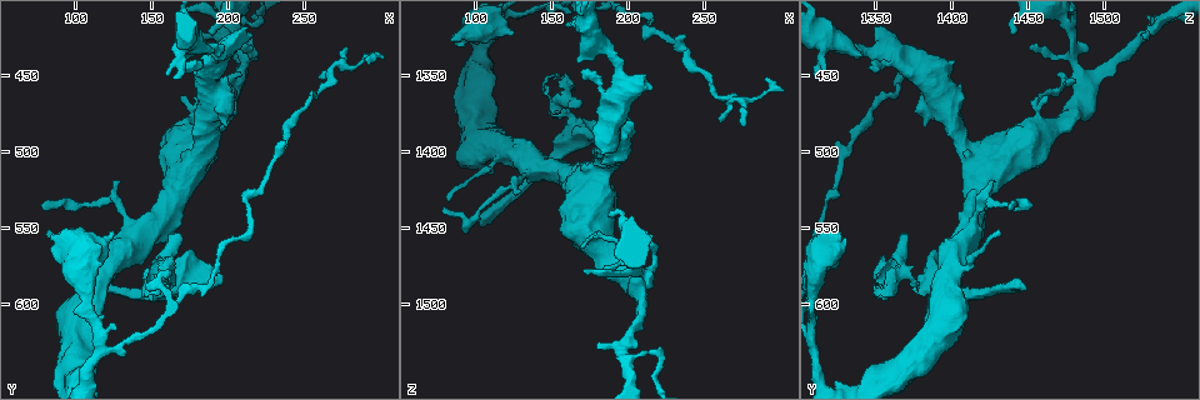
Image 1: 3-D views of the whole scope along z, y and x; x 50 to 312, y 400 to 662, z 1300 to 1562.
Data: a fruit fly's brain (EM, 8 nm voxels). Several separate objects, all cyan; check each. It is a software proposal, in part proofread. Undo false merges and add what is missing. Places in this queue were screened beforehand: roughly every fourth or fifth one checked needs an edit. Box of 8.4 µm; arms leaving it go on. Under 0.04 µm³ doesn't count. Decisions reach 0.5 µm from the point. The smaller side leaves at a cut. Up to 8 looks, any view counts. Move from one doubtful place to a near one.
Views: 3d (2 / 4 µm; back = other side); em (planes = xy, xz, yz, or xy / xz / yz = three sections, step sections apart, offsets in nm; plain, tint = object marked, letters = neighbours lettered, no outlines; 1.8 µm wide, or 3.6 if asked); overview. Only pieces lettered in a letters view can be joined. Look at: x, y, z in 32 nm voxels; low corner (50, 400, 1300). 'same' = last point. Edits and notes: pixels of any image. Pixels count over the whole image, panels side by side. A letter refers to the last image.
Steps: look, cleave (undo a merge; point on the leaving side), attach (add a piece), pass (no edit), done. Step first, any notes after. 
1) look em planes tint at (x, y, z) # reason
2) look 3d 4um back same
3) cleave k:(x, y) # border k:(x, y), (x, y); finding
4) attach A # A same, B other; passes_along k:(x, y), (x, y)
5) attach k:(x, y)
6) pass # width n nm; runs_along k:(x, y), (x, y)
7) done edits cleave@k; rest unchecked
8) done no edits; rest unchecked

look 3d 2um at (104, 588, 1448) # end of a long branch

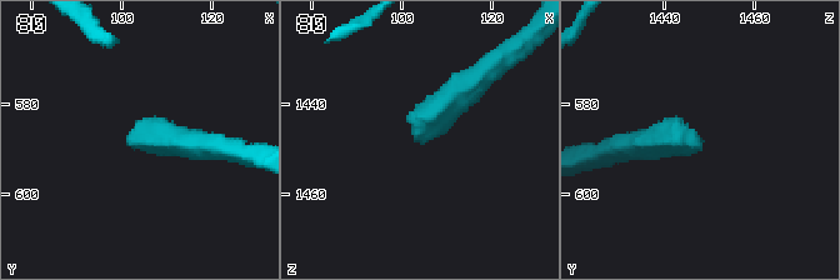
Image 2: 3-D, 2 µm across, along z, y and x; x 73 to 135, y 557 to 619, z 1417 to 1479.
look em 3.6um planes tint at (104, 589, 1448)

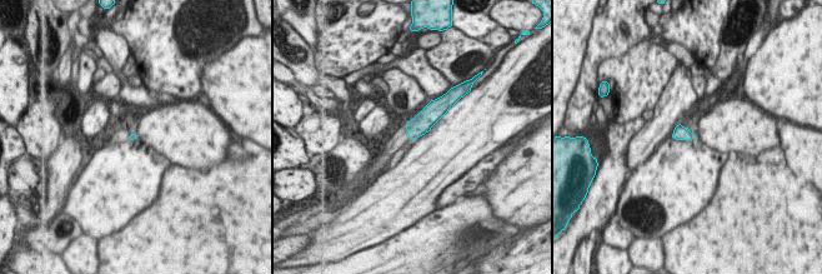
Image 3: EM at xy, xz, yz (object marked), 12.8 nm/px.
look em 3.6um planes letters same # what lies round it

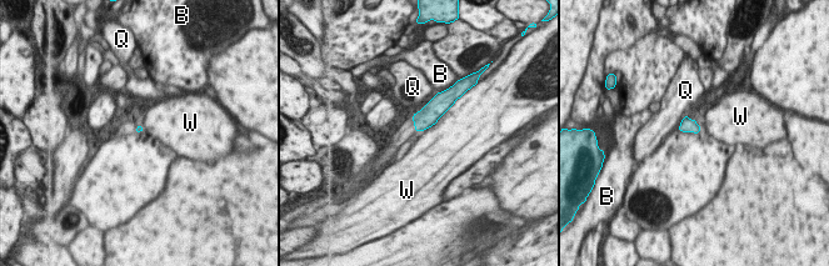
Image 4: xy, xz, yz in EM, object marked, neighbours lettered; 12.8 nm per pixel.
pass # B other, Q other, W other; border 4:(453, 104), (434, 124), (423, 130); no lettered piece goes on from it

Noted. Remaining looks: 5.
look 3d 4um at (238, 492, 1334) # narrows sharply

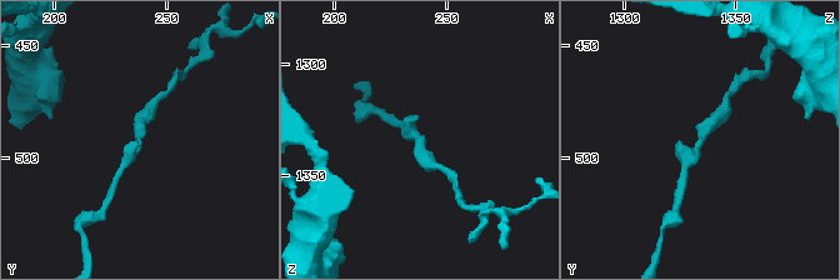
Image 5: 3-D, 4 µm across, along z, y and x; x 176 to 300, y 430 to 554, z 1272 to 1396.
look em planes tint at (237, 491, 1335) # need the tissue

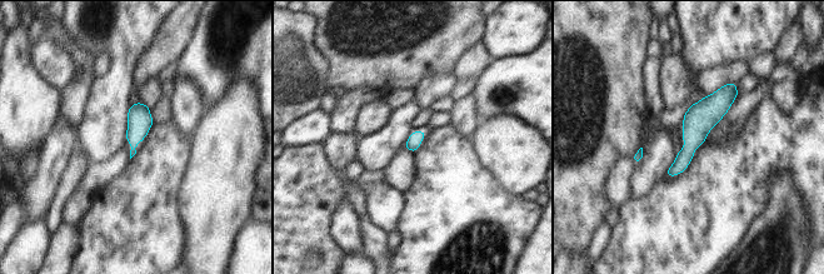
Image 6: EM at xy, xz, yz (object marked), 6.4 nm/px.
look em planes letters same

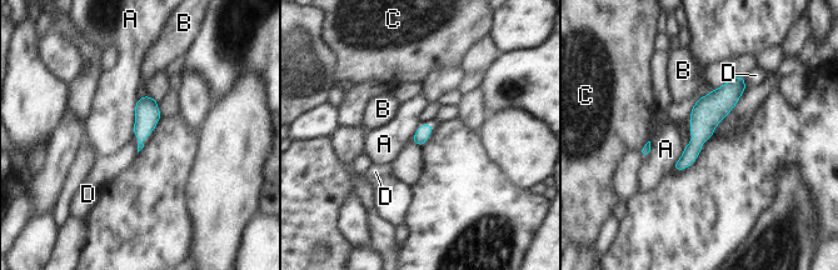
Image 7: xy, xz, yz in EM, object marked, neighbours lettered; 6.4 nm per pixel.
pass # A other, B other, C other, D other; continuous, no second neuron

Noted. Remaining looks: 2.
done no edits; rest unchecked

